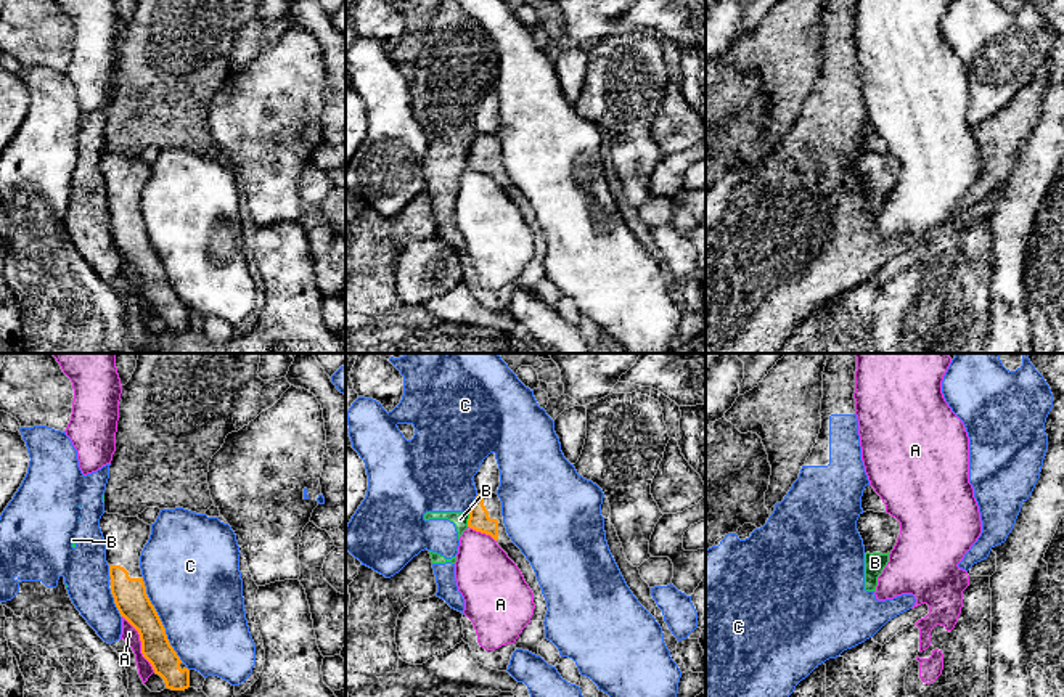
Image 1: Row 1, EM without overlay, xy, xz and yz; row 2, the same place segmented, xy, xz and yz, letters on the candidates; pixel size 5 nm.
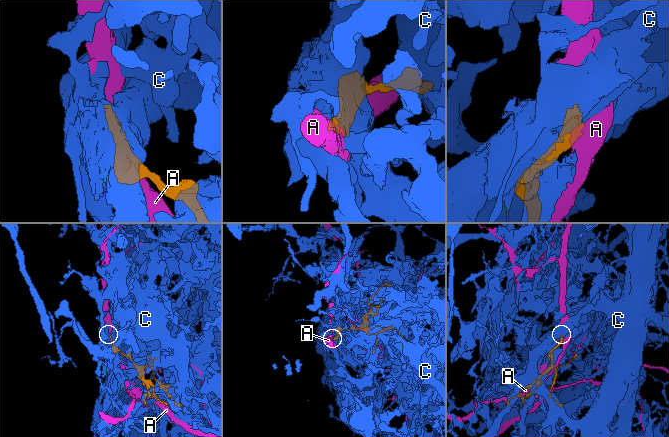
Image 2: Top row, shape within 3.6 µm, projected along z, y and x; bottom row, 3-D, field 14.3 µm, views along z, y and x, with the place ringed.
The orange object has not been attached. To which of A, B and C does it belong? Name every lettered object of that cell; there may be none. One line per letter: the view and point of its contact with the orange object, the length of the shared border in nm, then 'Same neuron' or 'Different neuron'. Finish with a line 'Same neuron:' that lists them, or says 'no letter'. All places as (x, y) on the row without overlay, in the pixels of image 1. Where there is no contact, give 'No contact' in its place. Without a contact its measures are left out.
A: Touches orange at xy (142, 285). Shared border 340 nm. Different neuron
B: Touches orange at xz (468, 159). Shared border 70 nm. Different neuron
C: Touches orange at xy (159, 260). Shared border 460 nm. Different neuron
Same neuron: no letter

